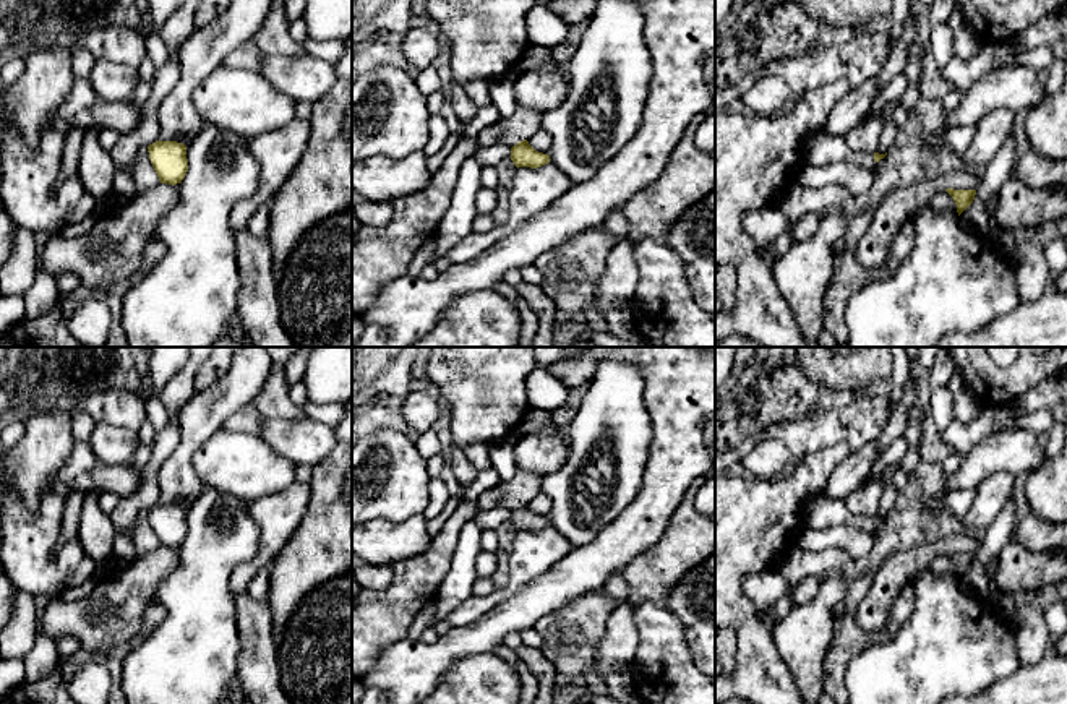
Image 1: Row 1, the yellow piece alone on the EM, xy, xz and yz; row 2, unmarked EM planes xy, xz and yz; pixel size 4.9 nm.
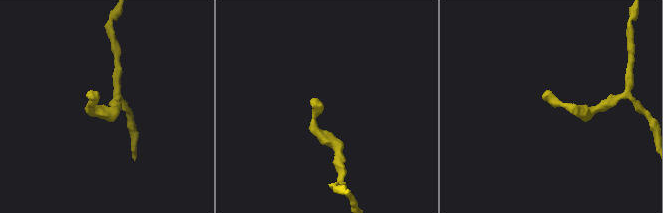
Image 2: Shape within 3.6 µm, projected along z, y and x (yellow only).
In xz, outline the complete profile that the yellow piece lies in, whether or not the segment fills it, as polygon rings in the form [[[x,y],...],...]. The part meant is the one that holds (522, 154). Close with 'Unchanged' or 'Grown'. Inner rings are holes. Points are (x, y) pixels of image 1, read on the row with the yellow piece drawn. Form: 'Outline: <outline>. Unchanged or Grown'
Outline: [[[527,140],[511,148],[511,161],[519,167],[537,169],[550,162],[550,156],[535,151]]]. Unchanged

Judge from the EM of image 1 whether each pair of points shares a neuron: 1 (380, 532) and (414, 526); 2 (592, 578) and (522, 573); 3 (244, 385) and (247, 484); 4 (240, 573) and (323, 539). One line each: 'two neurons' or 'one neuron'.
1: one neuron
2: two neurons
3: two neurons
4: two neurons

